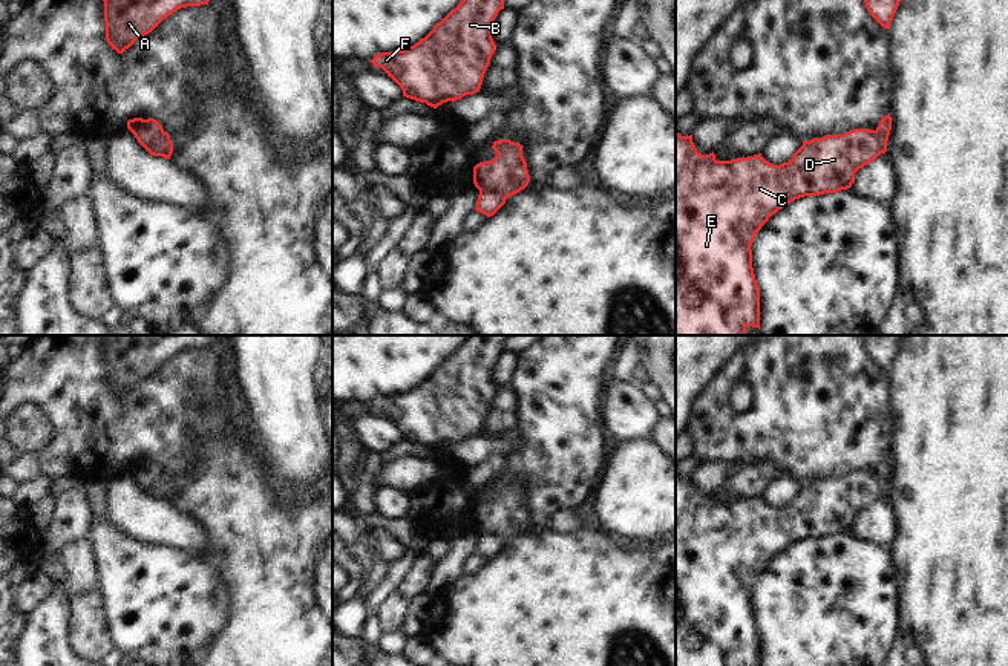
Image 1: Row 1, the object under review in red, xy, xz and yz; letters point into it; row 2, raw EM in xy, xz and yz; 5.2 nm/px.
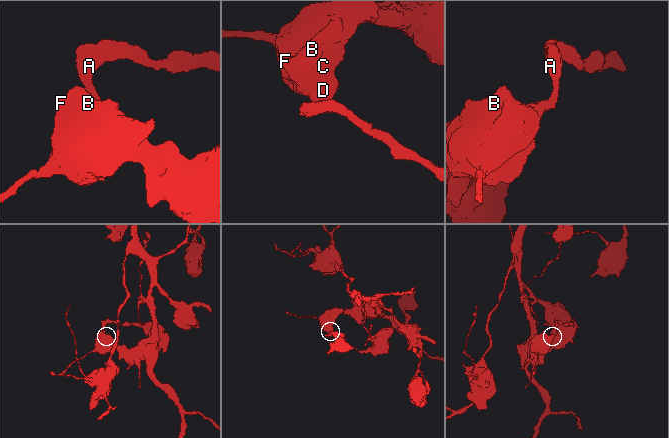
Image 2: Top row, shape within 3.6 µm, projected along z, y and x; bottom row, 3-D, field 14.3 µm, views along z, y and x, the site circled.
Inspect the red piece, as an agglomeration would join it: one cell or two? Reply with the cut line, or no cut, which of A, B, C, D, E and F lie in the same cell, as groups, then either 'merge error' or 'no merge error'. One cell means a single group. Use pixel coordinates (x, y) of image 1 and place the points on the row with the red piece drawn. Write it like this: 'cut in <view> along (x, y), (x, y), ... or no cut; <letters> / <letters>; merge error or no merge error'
cut in xz along (480, 190), (501, 193), (506, 198); A / B C D E F; merge error

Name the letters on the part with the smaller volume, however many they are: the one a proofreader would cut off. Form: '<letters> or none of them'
A

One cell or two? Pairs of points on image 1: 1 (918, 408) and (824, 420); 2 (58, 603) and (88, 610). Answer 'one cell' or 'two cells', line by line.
1: two cells
2: two cells

